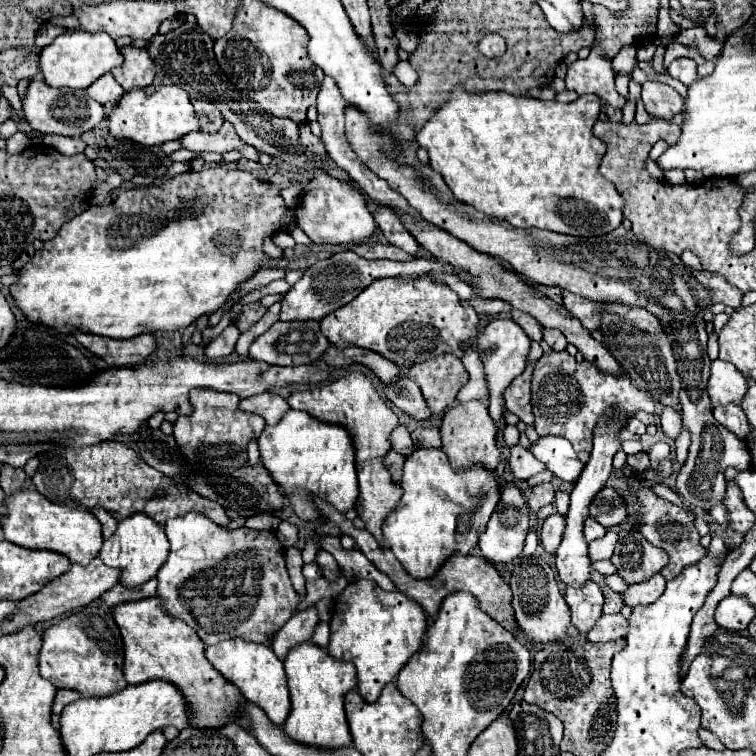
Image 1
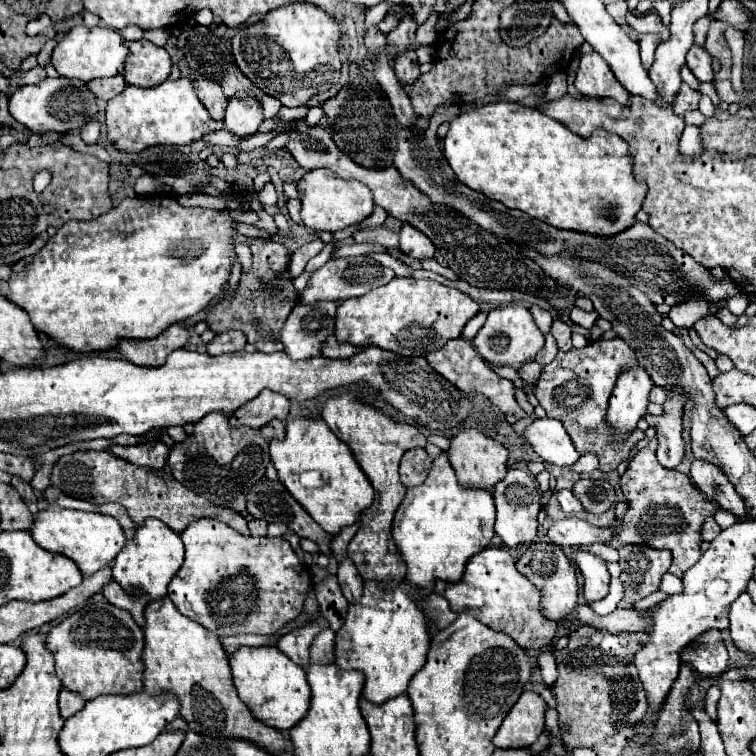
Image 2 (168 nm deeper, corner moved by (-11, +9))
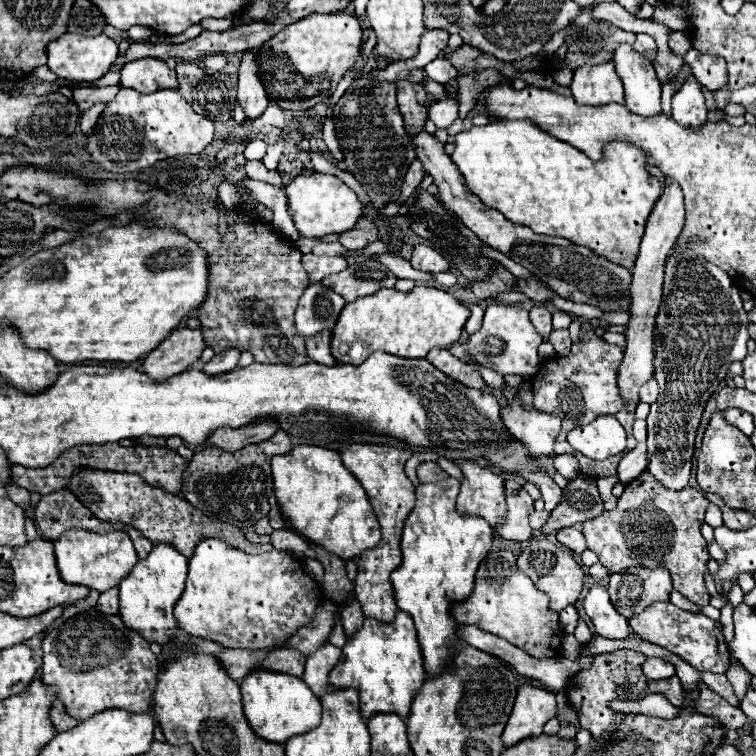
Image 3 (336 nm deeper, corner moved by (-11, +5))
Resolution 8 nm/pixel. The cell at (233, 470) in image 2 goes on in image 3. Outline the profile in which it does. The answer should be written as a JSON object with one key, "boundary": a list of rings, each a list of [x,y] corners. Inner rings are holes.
{"boundary":[[[277,431],[271,439],[263,443],[253,443],[235,453],[219,451],[215,447],[197,451],[189,461],[187,471],[183,473],[183,497],[203,515],[223,523],[231,523],[241,531],[247,531],[259,519],[267,517],[271,509],[269,505],[269,495],[273,493],[271,459],[275,455],[285,455],[287,451],[291,451],[291,447],[293,445],[287,433]]]}

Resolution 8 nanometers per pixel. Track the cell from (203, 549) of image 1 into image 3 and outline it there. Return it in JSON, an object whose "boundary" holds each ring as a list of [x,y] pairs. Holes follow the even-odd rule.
{"boundary":[[[205,539],[195,547],[193,557],[189,559],[187,587],[175,605],[175,619],[187,635],[215,641],[227,649],[277,649],[283,647],[301,627],[313,621],[319,599],[319,585],[303,571],[301,561],[293,555],[275,549],[261,555],[247,555],[239,549],[227,547],[221,539]]]}

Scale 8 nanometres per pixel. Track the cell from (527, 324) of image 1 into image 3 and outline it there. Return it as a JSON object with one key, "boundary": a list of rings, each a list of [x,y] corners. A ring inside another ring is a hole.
{"boundary":[[[535,305],[531,311],[529,311],[529,319],[533,323],[533,327],[539,331],[541,337],[549,337],[551,333],[551,311],[545,307],[545,305]]]}

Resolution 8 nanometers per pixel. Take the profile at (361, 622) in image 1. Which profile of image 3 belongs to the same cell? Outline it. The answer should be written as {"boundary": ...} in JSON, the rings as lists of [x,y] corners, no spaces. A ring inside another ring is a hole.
{"boundary":[[[403,611],[397,613],[393,623],[365,619],[363,627],[353,635],[345,647],[341,665],[337,663],[329,675],[329,685],[335,689],[357,689],[361,701],[361,717],[367,721],[377,713],[395,713],[407,717],[415,695],[425,681],[423,655],[417,641],[413,619]]]}

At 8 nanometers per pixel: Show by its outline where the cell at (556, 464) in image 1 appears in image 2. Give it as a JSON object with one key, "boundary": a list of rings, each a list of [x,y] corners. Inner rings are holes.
{"boundary":[[[535,419],[525,429],[525,439],[531,443],[535,453],[551,465],[571,467],[581,457],[581,453],[571,443],[563,423],[555,419]]]}

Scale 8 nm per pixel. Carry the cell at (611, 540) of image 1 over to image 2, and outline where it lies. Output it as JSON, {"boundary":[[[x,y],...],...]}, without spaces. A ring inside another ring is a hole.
{"boundary":[[[565,517],[555,521],[547,531],[549,539],[559,547],[587,547],[593,543],[607,543],[615,537],[613,533],[615,529],[611,527],[597,527],[579,517]]]}

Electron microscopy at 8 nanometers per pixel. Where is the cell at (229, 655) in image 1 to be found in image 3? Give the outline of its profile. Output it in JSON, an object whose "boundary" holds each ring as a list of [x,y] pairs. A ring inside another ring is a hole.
{"boundary":[[[251,671],[241,681],[241,695],[251,729],[269,743],[283,745],[289,737],[307,733],[321,723],[321,703],[299,677],[273,671]]]}

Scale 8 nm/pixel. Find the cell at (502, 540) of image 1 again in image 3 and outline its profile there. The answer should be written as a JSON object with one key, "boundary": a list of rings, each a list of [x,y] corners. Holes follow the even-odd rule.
{"boundary":[[[505,481],[507,521],[497,527],[497,533],[509,541],[529,541],[533,529],[529,527],[529,515],[533,513],[533,499],[517,481]]]}

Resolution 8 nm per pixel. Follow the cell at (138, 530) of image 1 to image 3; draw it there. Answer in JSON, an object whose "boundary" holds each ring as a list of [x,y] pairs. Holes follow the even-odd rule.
{"boundary":[[[155,545],[147,559],[141,559],[131,575],[119,585],[119,599],[121,599],[121,619],[127,629],[137,631],[145,641],[165,645],[173,639],[177,631],[177,621],[173,617],[173,607],[179,601],[185,589],[187,577],[187,559],[175,551],[171,545]]]}

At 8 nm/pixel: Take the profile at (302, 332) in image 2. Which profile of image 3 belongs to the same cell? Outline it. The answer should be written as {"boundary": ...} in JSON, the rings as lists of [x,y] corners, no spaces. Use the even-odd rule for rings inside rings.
{"boundary":[[[313,283],[309,285],[301,299],[295,313],[295,327],[303,337],[311,337],[321,329],[333,329],[345,301],[333,289]]]}

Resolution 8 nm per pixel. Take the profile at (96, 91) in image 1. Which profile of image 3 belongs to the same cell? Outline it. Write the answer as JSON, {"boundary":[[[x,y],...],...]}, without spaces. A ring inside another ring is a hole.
{"boundary":[[[75,87],[75,103],[79,107],[79,111],[89,109],[95,103],[109,103],[111,99],[115,99],[119,87]]]}

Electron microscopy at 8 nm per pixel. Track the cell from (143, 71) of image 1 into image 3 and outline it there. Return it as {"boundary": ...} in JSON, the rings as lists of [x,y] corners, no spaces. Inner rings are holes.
{"boundary":[[[137,59],[121,69],[121,85],[139,93],[177,89],[177,75],[161,59]]]}

